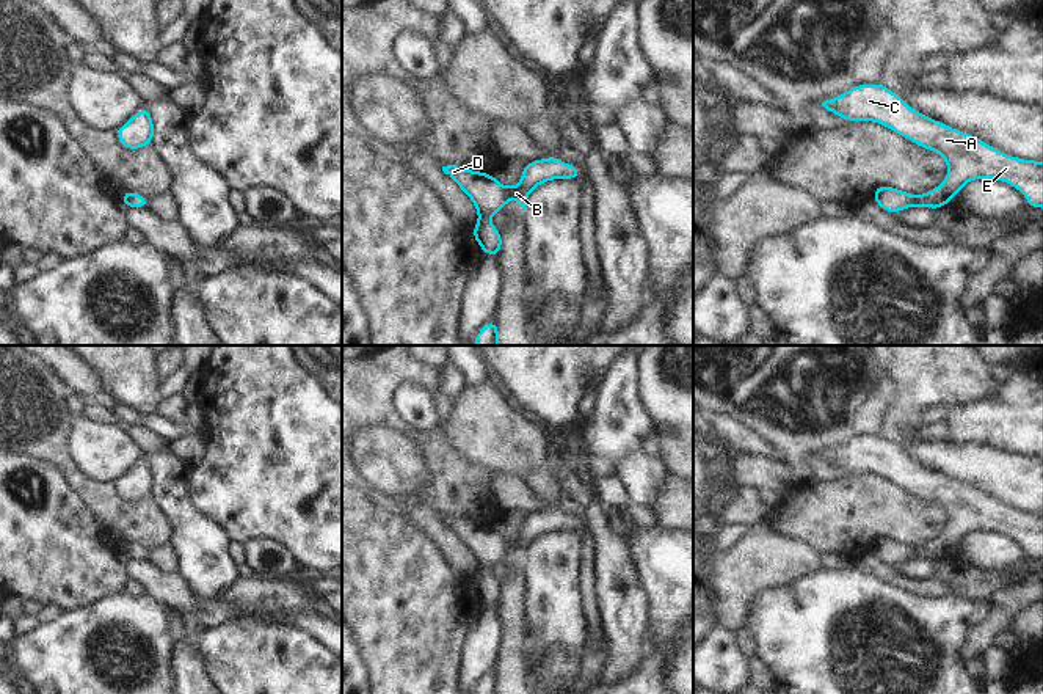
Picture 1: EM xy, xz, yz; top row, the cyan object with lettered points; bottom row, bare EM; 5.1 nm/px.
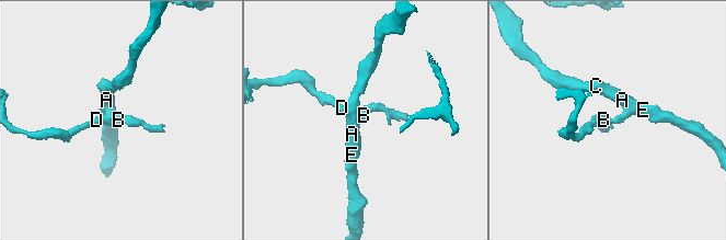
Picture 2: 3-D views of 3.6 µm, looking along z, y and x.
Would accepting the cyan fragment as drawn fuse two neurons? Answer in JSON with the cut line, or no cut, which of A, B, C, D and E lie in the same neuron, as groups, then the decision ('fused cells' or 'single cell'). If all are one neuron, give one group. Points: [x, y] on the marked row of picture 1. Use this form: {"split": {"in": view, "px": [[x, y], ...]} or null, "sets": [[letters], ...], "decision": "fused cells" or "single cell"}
{"split": null, "sets": [["A", "B", "C", "D", "E"]], "decision": "single cell"}

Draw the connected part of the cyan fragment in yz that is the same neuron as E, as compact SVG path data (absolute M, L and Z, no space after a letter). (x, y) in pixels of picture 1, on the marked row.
M881 82L855 85L822 105L844 121L872 121L911 140L927 151L936 151L947 162L947 177L929 193L910 195L889 185L877 185L872 198L885 212L908 207L939 210L974 179L996 179L1019 190L1029 207L1043 209L1043 162L1002 154L996 148L958 129L930 119L913 110L896 91Z

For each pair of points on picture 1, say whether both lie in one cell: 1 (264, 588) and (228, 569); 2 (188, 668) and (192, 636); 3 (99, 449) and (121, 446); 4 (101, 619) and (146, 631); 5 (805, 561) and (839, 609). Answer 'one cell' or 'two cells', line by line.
1: two cells
2: one cell
3: one cell
4: one cell
5: two cells

